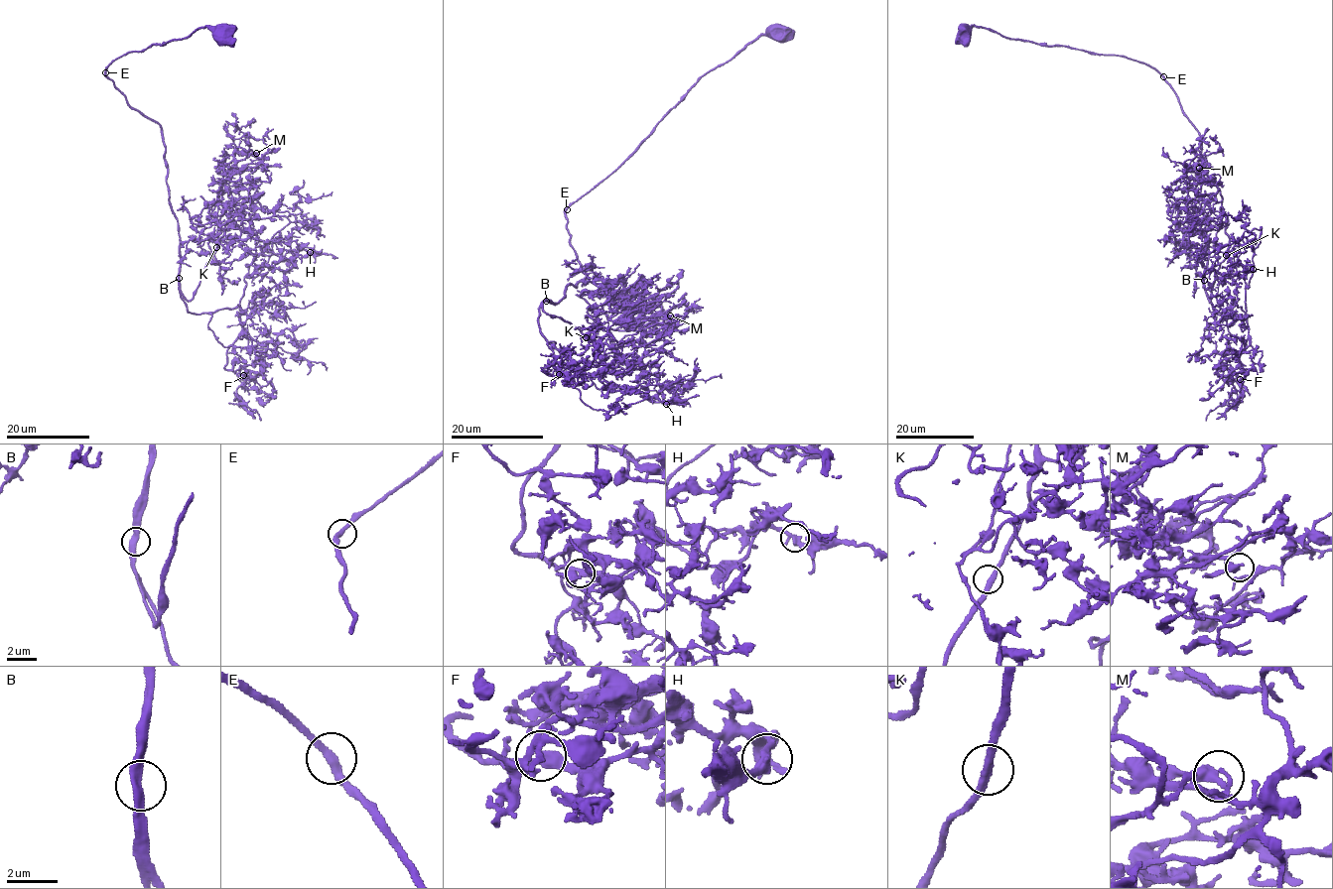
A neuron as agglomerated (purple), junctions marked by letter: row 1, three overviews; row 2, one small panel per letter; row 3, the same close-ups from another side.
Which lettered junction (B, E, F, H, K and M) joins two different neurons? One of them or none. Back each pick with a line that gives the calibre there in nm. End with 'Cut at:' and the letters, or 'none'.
Cut at: none

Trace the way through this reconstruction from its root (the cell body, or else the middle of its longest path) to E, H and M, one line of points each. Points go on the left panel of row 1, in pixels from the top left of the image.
E: (221, 35), (200, 26), (186, 39), (128, 51), (110, 63), (105, 72)
H: (221, 35), (200, 26), (105, 69), (162, 131), (182, 299), (195, 314), (235, 308), (272, 254), (310, 252)
M: (221, 35), (200, 26), (105, 69), (162, 131), (188, 301), (227, 226), (218, 190), (233, 153), (256, 153)

